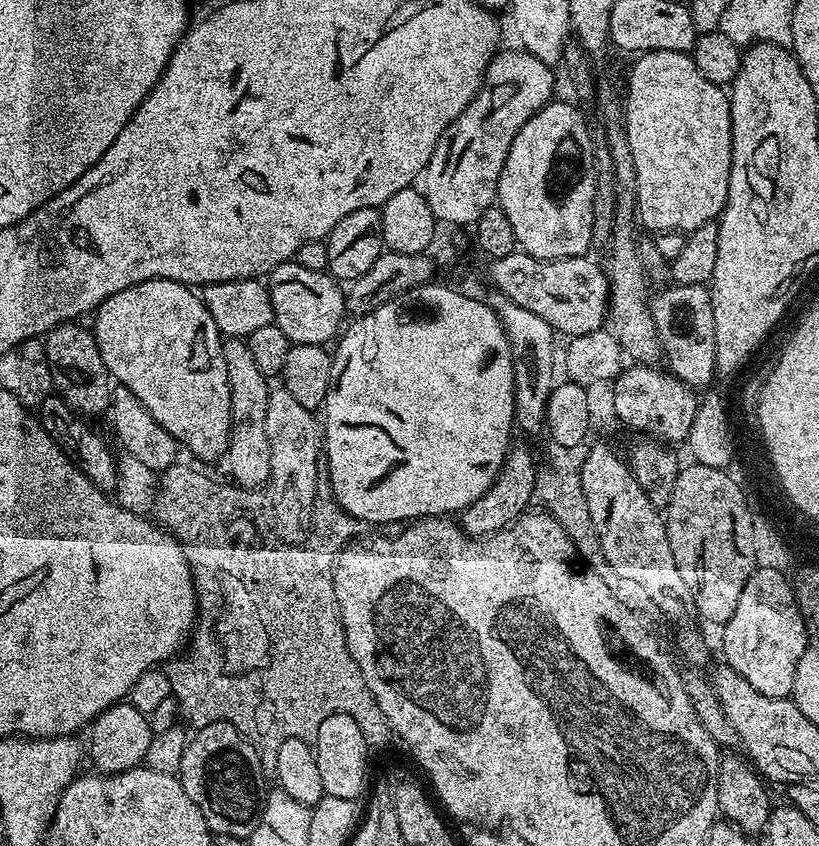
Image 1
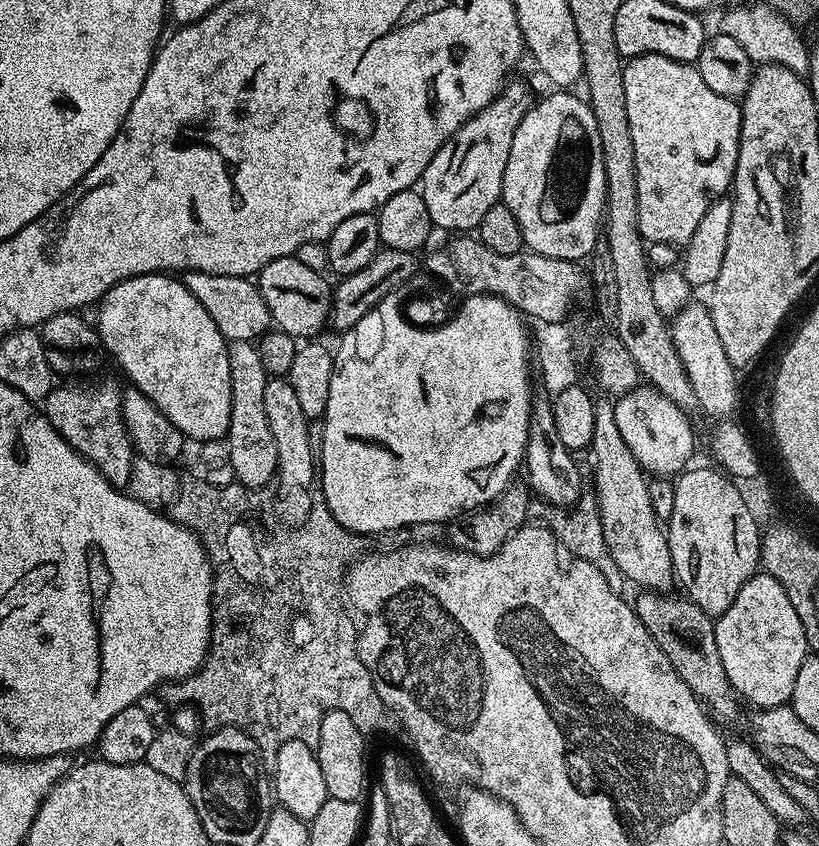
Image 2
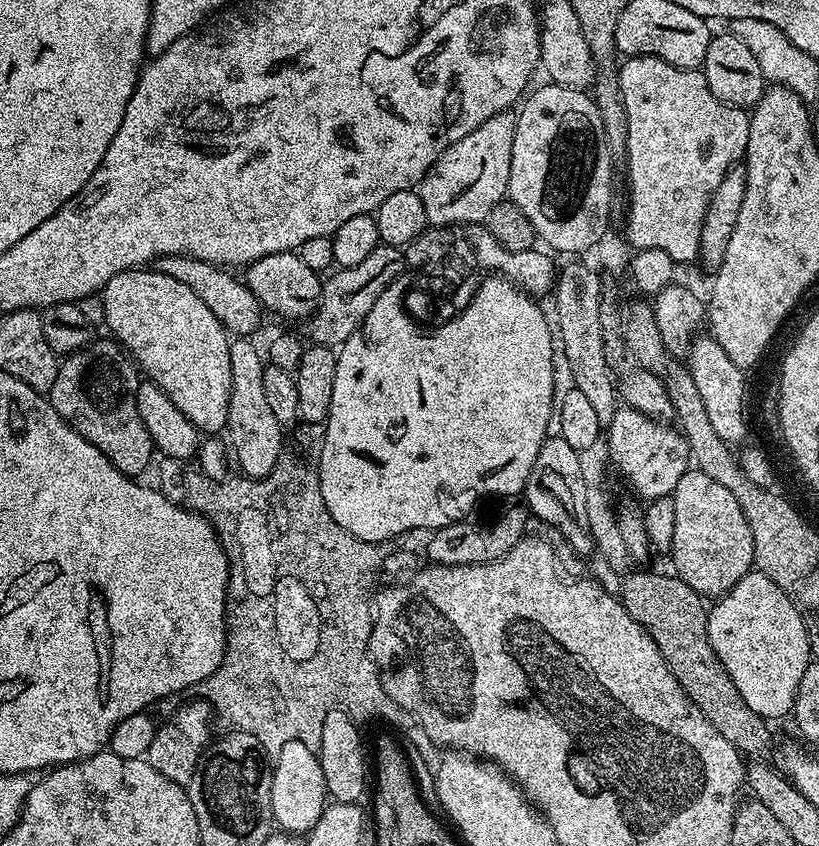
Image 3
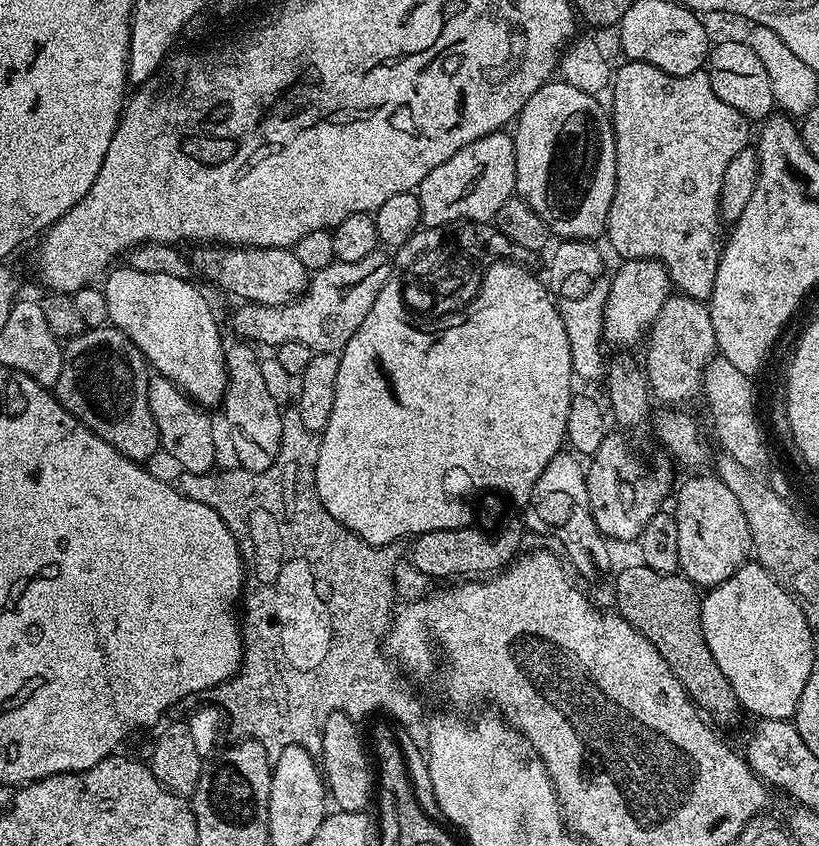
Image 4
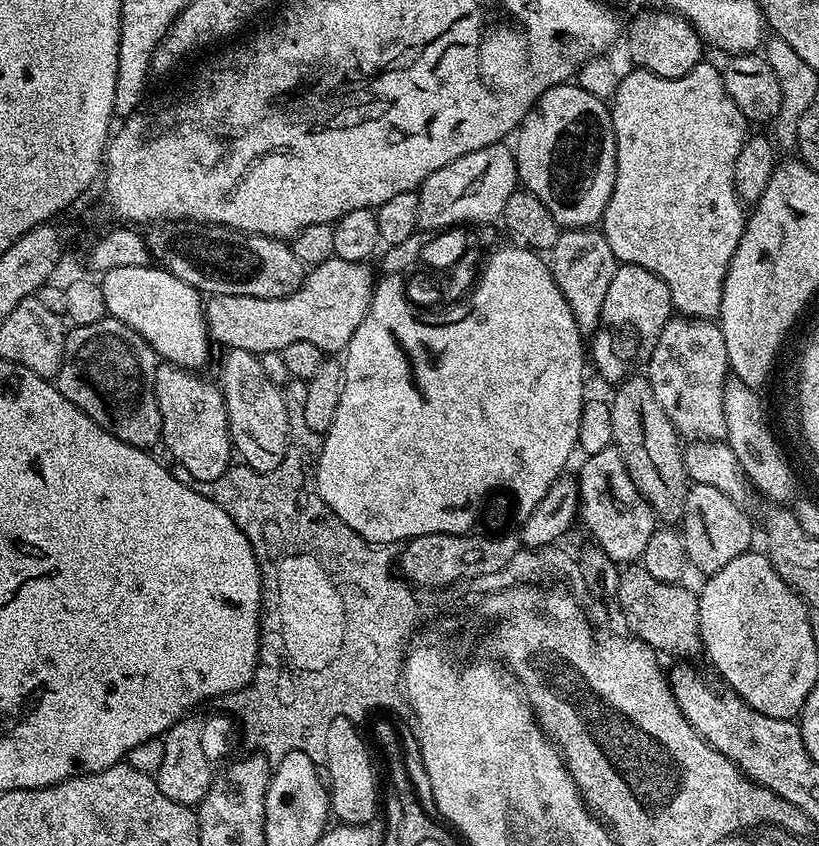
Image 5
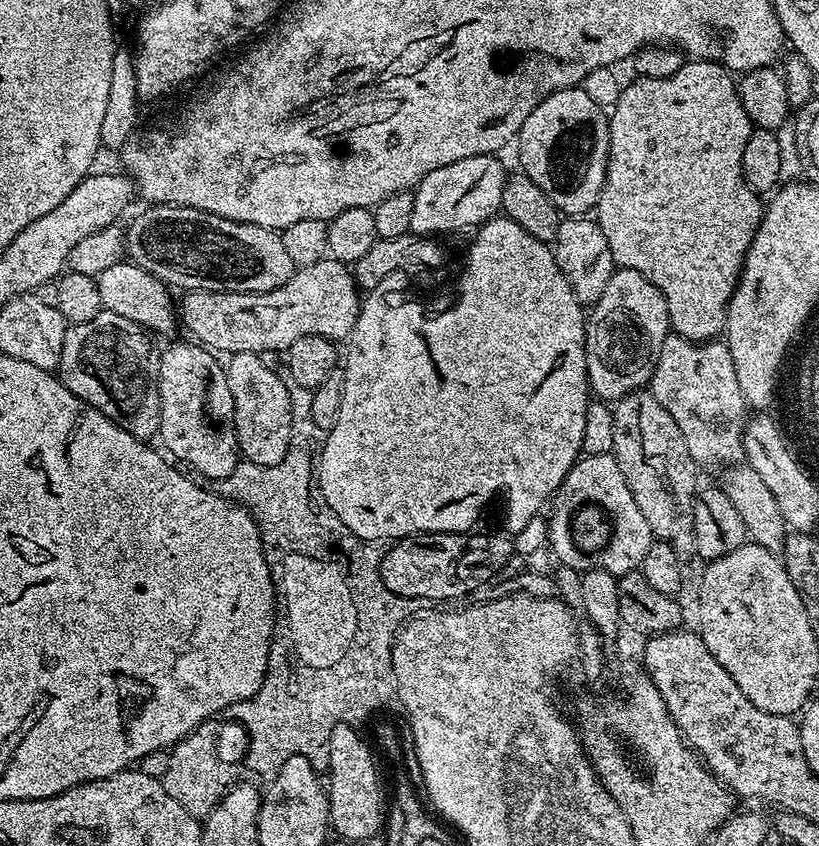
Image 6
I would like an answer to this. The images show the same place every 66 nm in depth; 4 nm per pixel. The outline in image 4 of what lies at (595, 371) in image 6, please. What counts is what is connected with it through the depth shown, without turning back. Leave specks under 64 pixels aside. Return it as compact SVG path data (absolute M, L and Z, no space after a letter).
M638 258L624 260L617 272L613 271L608 286L608 301L604 311L604 344L613 344L616 350L632 350L652 331L658 310L673 295L674 285L666 266L657 260Z

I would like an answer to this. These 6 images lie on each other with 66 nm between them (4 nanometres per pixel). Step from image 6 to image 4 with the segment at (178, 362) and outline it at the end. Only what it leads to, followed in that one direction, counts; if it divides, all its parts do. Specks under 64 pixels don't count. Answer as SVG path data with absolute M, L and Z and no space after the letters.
M159 374L149 375L148 405L158 426L161 449L165 453L168 451L184 467L185 473L202 476L217 467L216 436L212 433L211 422L208 421L209 413L201 405L189 400L188 395L177 384Z

